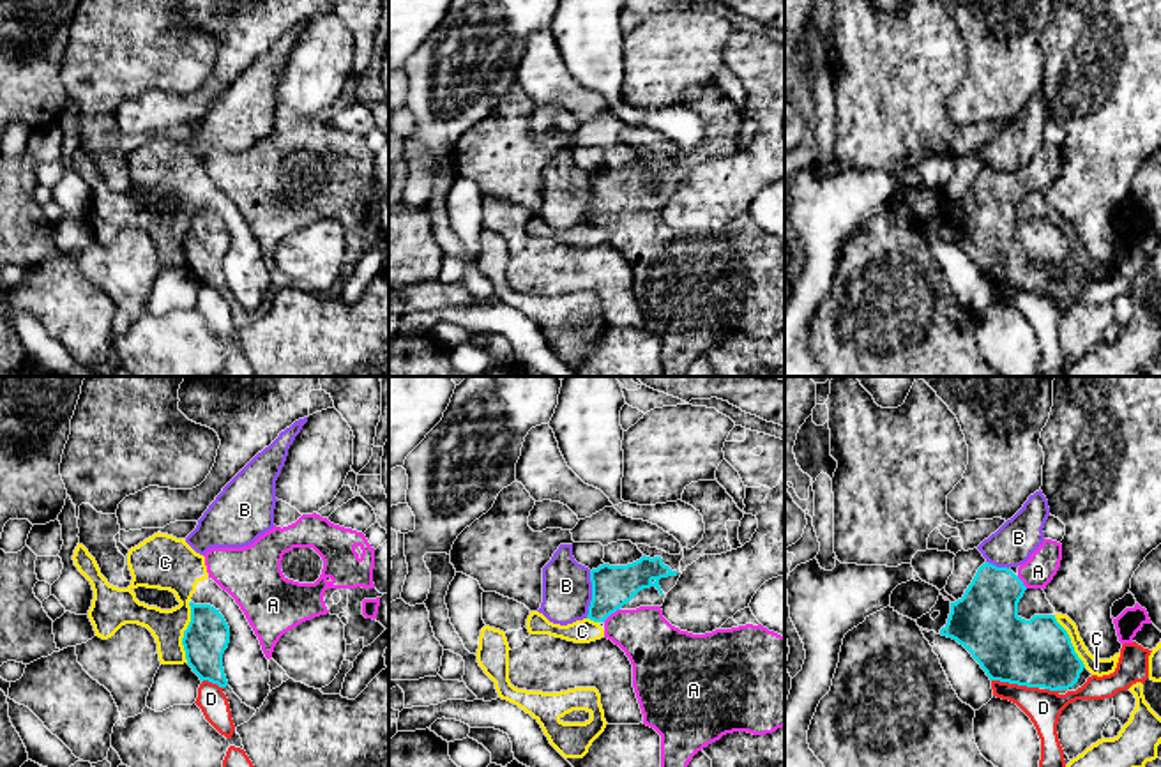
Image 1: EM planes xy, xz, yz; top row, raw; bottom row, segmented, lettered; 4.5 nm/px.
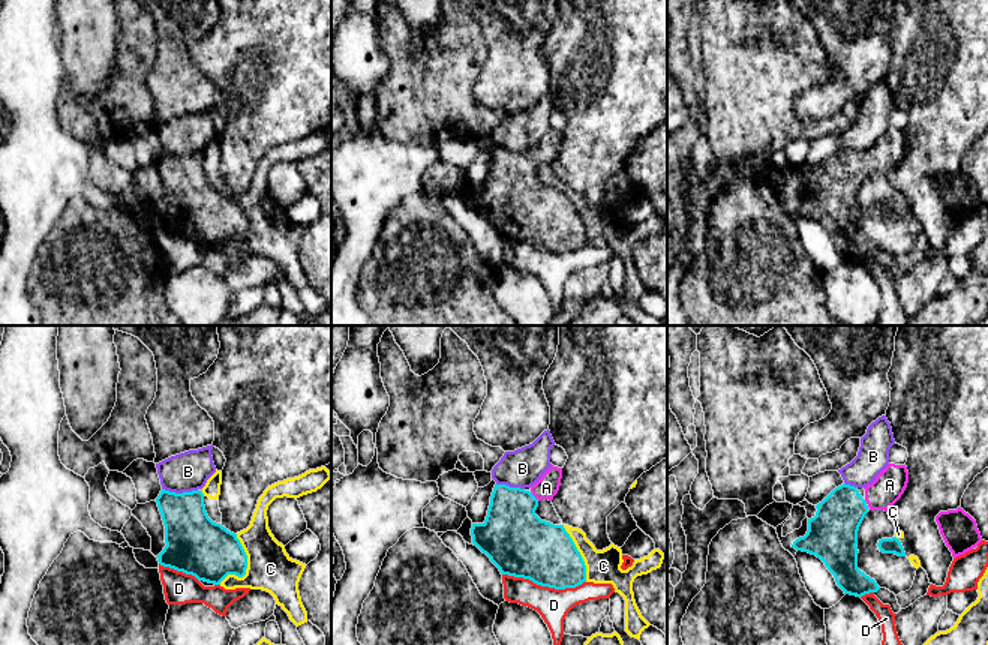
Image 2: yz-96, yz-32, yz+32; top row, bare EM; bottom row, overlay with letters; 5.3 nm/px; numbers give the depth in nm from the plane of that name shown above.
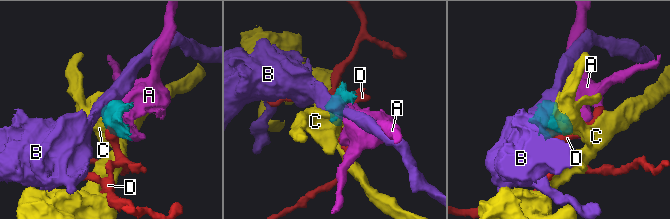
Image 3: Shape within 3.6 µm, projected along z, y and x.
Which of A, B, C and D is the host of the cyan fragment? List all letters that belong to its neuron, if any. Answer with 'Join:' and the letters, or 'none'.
Join: A

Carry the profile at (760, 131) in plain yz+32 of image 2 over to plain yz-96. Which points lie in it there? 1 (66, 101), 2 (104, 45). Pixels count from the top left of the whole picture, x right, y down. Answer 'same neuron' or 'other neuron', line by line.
1: same neuron
2: other neuron

